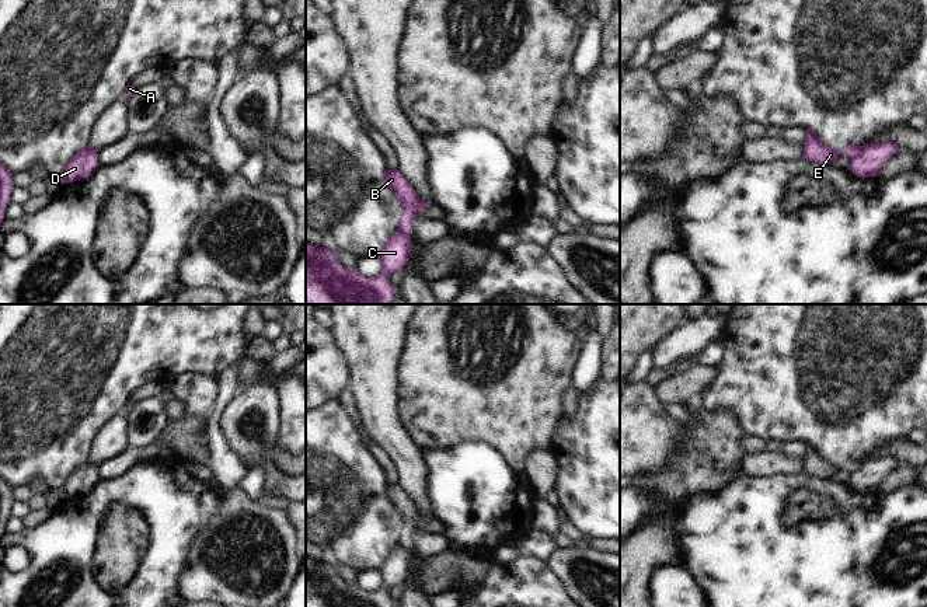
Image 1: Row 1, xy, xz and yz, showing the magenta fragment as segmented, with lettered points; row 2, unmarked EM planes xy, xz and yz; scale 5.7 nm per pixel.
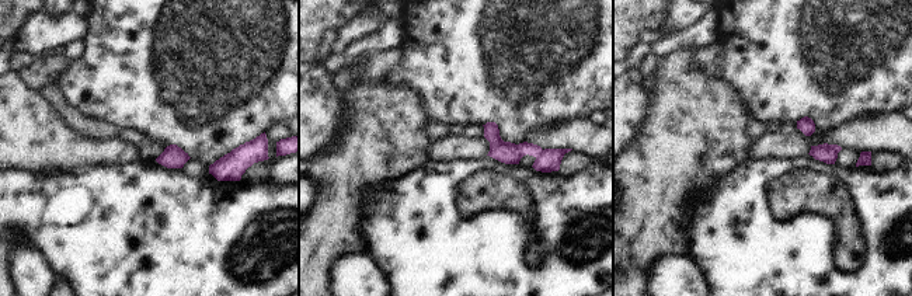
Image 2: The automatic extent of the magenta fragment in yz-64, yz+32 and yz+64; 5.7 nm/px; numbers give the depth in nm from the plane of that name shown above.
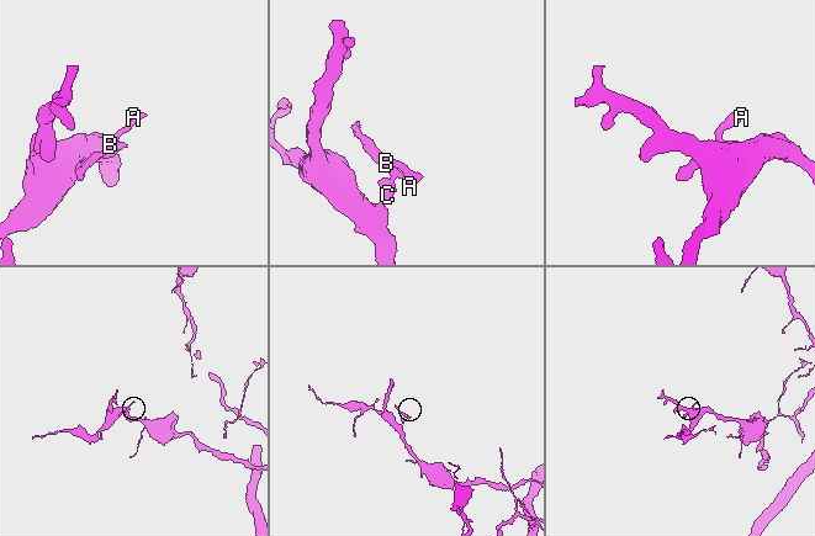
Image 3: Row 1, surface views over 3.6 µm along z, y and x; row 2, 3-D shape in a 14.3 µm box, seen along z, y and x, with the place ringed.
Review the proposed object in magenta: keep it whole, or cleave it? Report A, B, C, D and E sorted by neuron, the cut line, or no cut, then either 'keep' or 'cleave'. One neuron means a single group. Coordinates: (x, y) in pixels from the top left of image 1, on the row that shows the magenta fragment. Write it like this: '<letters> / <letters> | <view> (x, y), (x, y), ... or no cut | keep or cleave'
A B E / C D | yz (863, 147), (858, 154), (851, 157) | cleave

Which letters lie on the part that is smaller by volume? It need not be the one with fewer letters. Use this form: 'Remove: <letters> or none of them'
Remove: A, B, E

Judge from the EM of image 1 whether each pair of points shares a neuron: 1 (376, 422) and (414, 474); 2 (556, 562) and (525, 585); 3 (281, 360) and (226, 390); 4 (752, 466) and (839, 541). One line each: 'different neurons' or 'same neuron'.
1: same neuron
2: different neurons
3: different neurons
4: different neurons

